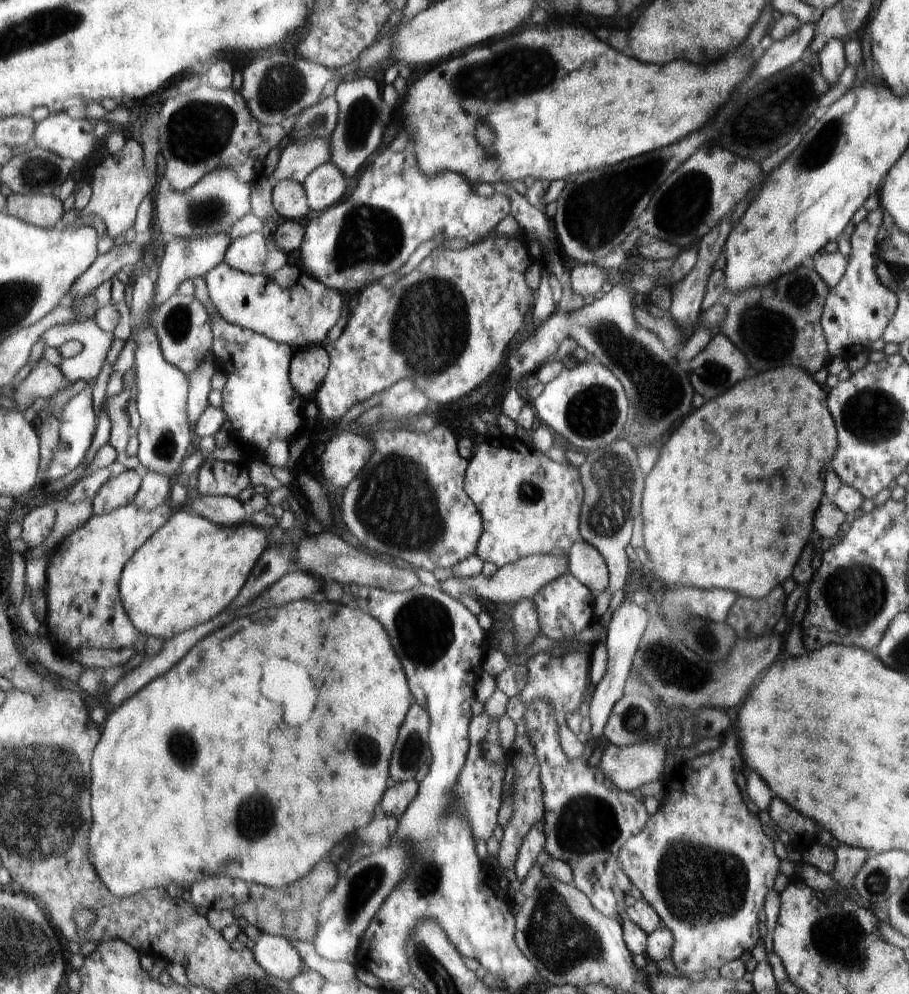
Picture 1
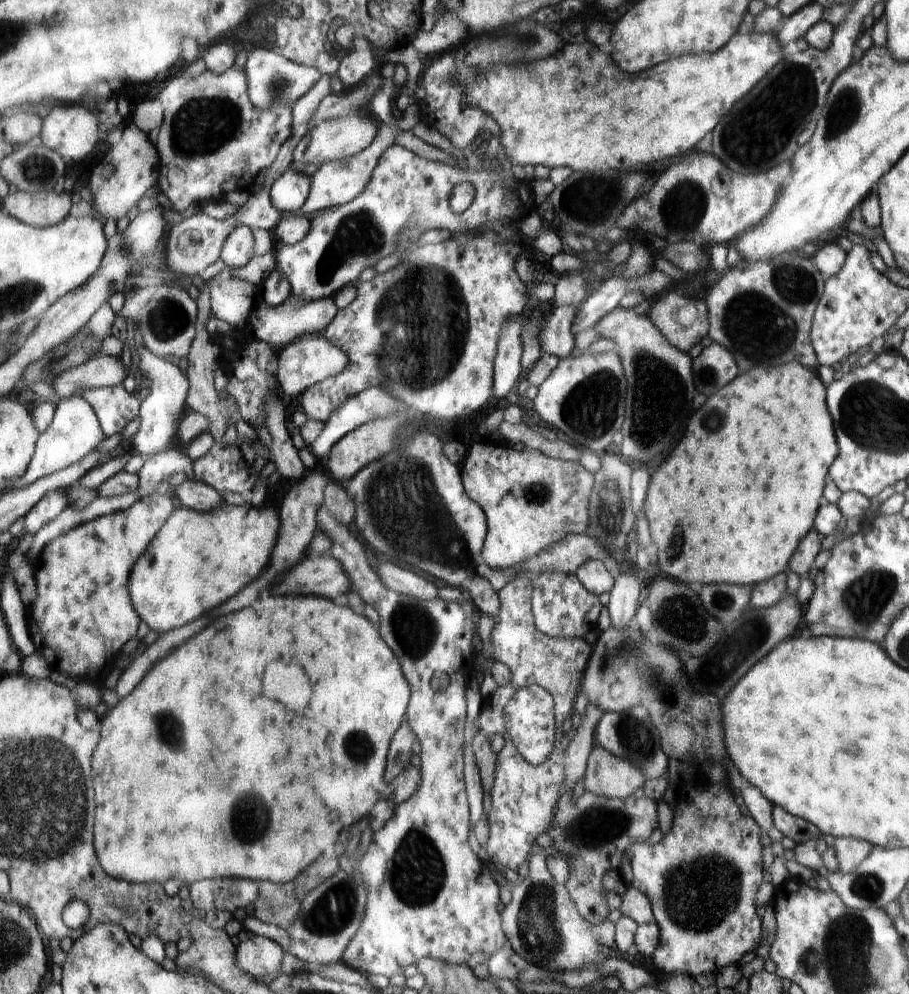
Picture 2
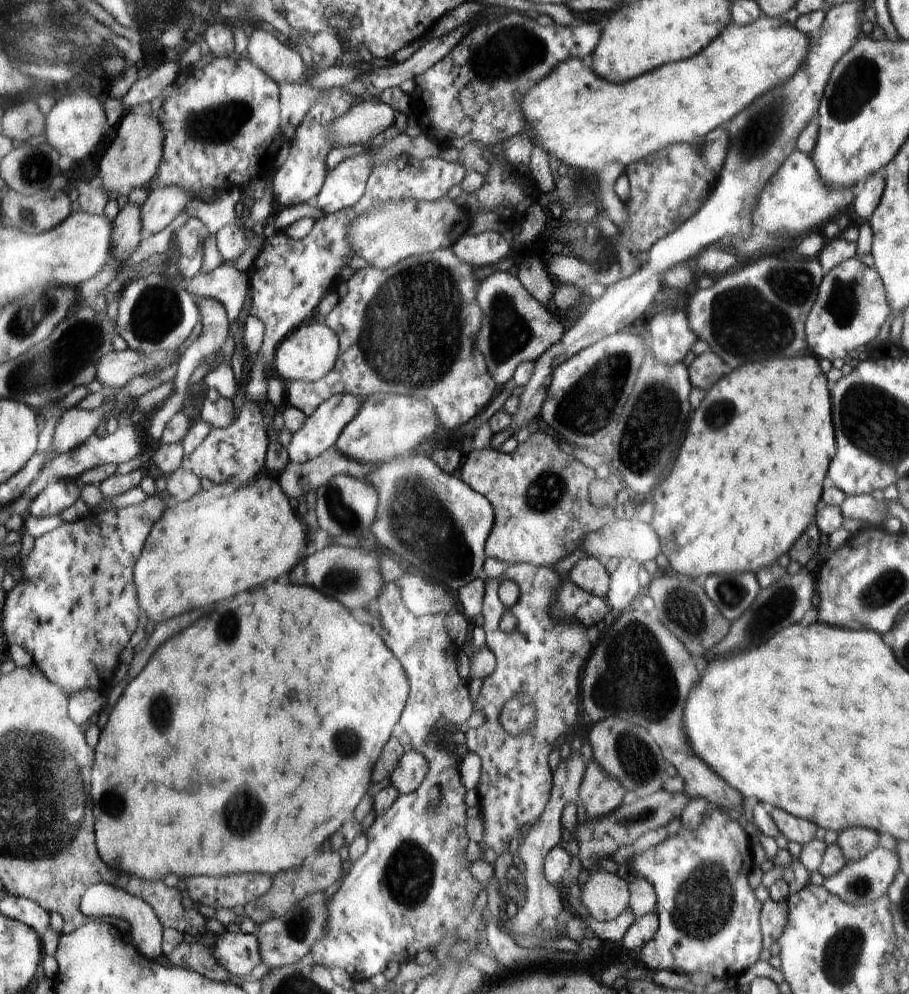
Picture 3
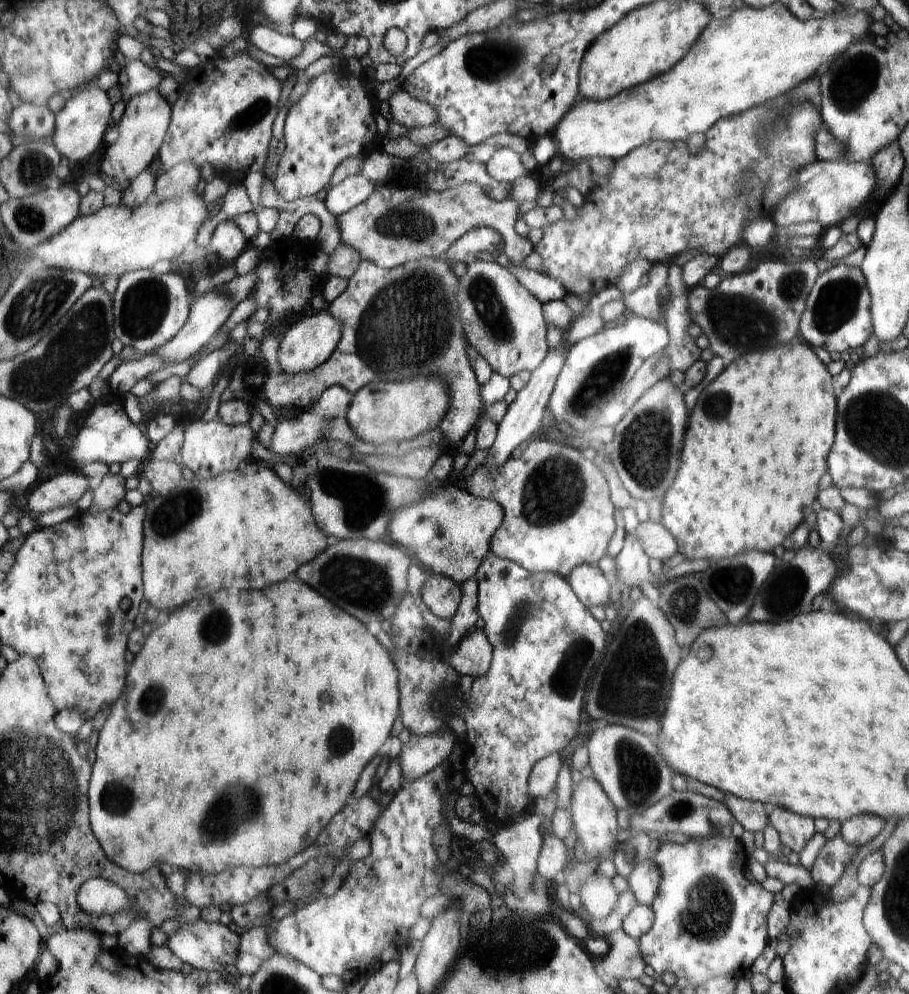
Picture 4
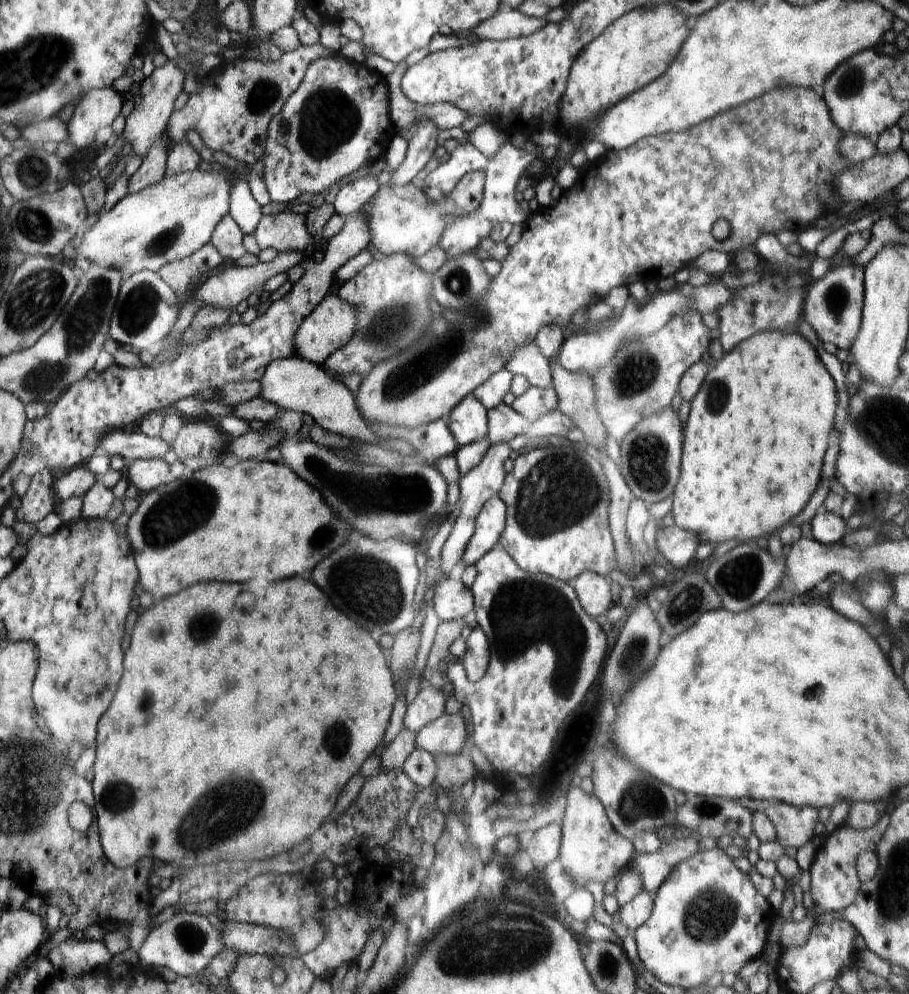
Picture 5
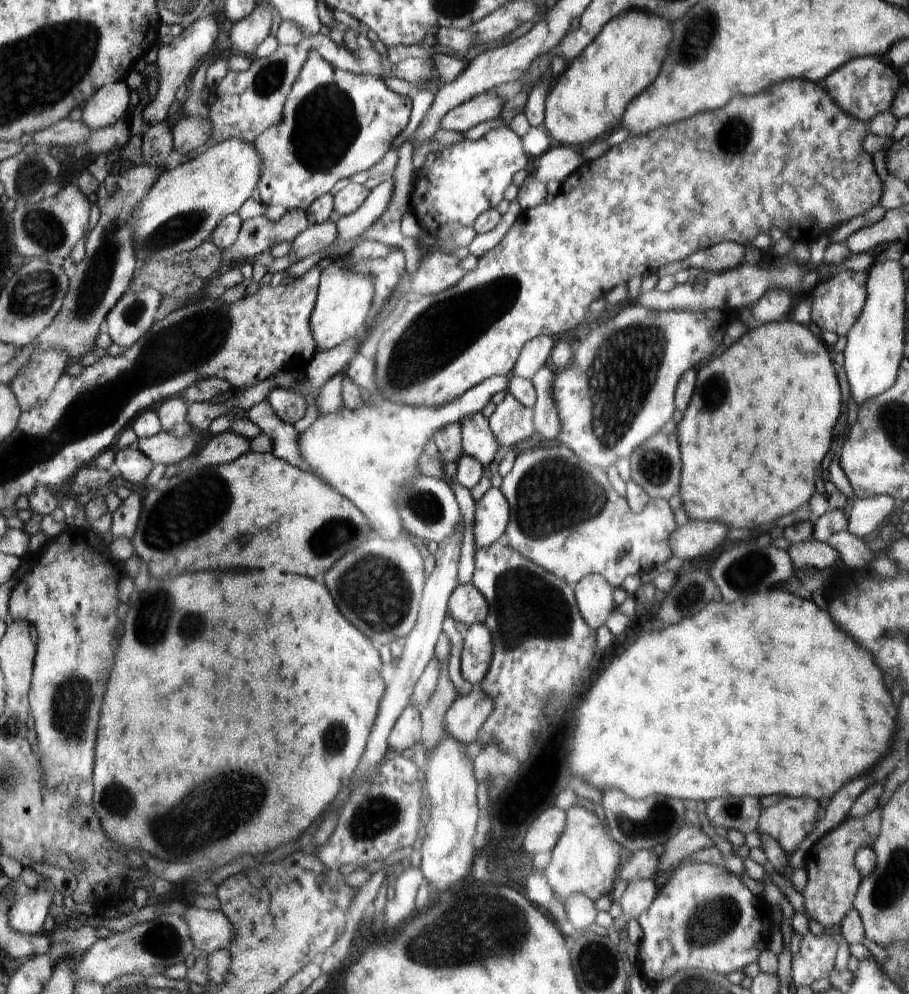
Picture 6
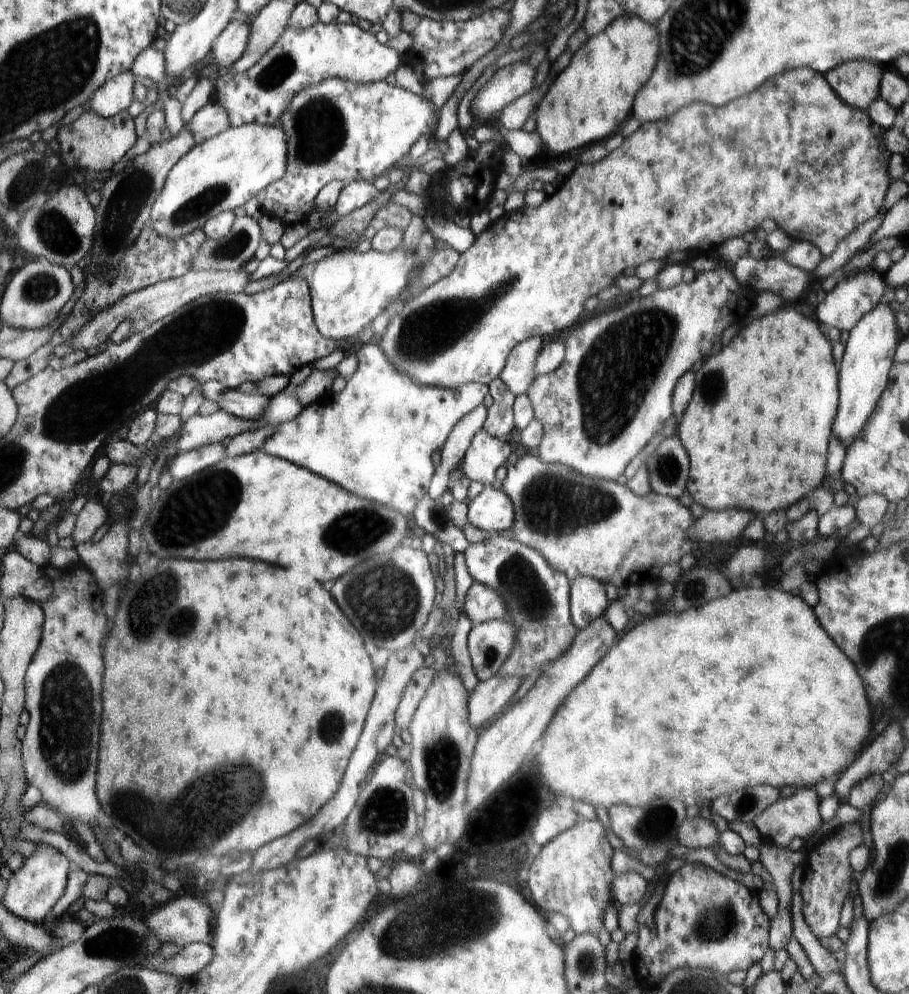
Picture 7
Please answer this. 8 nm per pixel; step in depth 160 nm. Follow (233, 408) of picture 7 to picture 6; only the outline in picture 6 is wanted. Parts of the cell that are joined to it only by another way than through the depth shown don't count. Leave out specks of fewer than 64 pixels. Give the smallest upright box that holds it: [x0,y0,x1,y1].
[247,400,314,472]

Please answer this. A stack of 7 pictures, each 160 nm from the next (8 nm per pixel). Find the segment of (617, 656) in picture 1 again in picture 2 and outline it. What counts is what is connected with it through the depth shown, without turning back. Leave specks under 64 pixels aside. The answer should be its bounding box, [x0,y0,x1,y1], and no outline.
[567,574,640,791]

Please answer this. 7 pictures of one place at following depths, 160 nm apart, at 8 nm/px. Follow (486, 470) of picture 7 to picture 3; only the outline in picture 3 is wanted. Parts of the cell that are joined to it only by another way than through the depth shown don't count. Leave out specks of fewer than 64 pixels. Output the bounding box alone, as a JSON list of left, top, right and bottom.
[284,247,496,430]

